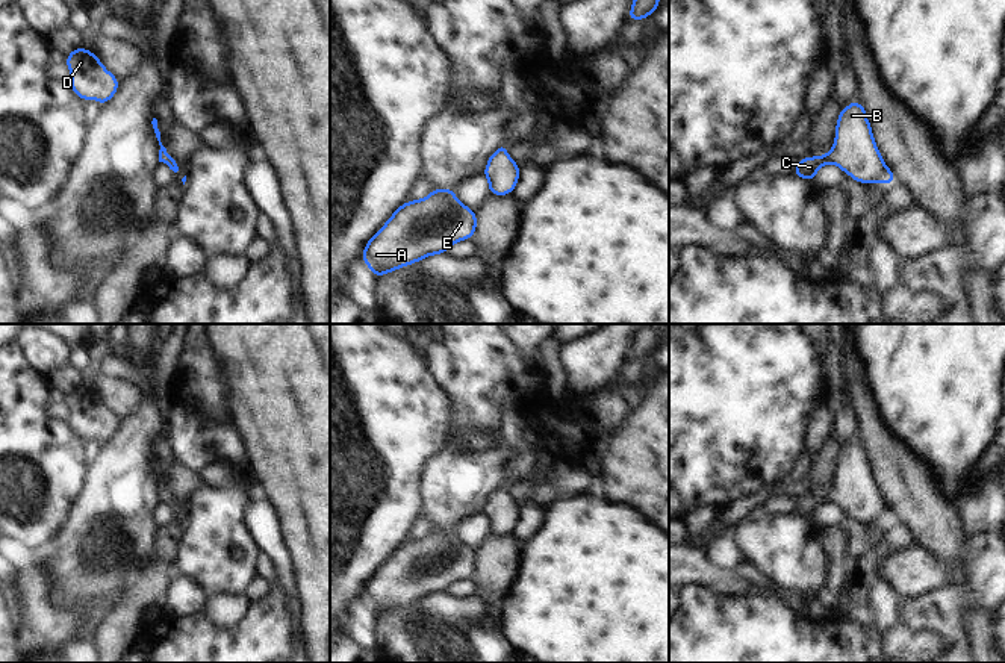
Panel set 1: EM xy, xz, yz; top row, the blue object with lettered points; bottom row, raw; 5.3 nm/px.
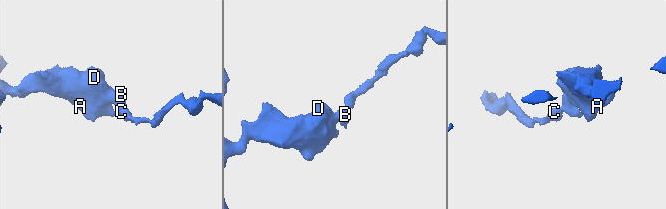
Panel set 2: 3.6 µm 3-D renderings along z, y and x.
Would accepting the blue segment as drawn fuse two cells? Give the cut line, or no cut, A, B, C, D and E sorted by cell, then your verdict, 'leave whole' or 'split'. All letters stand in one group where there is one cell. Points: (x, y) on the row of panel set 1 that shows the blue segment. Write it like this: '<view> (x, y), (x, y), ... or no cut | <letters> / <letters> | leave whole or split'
no cut | A B C D E | leave whole

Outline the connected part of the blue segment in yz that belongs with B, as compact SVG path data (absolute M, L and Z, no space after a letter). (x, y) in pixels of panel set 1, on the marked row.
M857 100L839 114L832 150L823 157L799 159L793 174L813 182L817 170L831 162L858 183L881 182L890 185L896 180L875 145L866 110Z

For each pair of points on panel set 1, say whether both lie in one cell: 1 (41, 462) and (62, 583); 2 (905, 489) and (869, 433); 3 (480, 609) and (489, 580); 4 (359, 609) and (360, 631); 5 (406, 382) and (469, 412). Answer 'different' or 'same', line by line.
1: different
2: same
3: different
4: same
5: different

